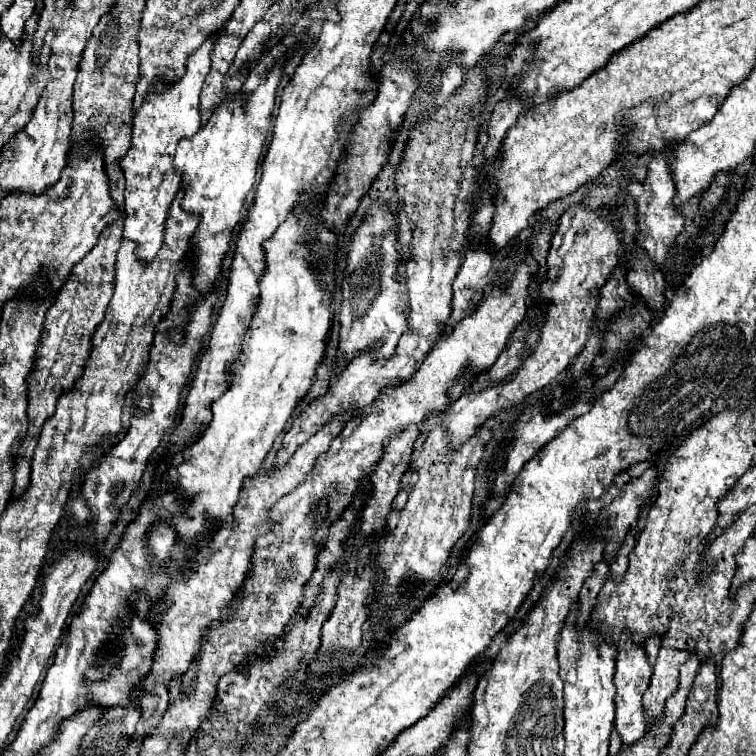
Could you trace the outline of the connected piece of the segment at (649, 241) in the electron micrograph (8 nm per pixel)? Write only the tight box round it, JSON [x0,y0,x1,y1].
[636,149,684,265]

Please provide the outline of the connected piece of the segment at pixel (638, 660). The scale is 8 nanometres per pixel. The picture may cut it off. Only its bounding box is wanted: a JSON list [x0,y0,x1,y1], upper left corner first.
[614,633,652,745]

